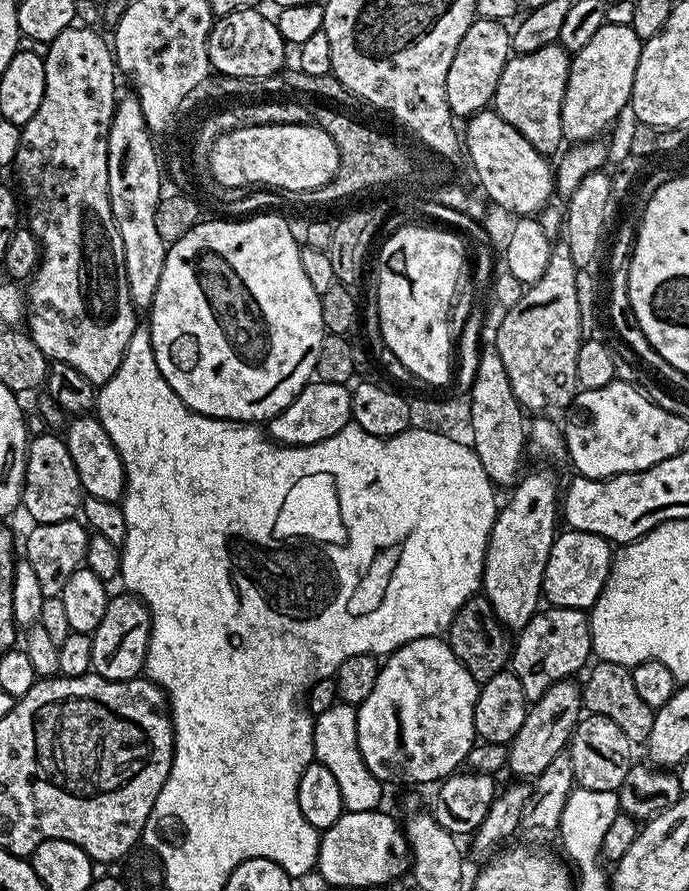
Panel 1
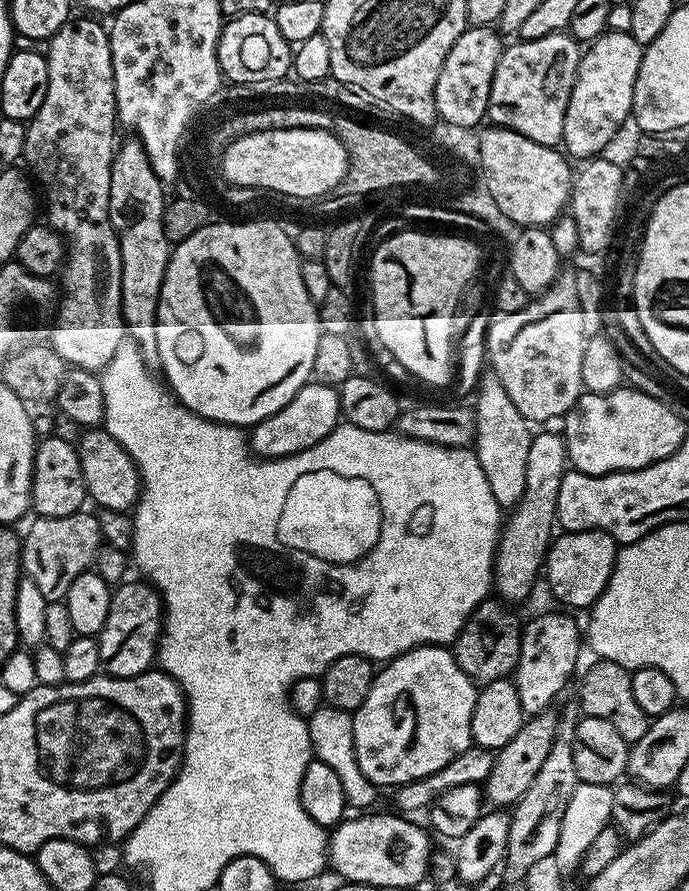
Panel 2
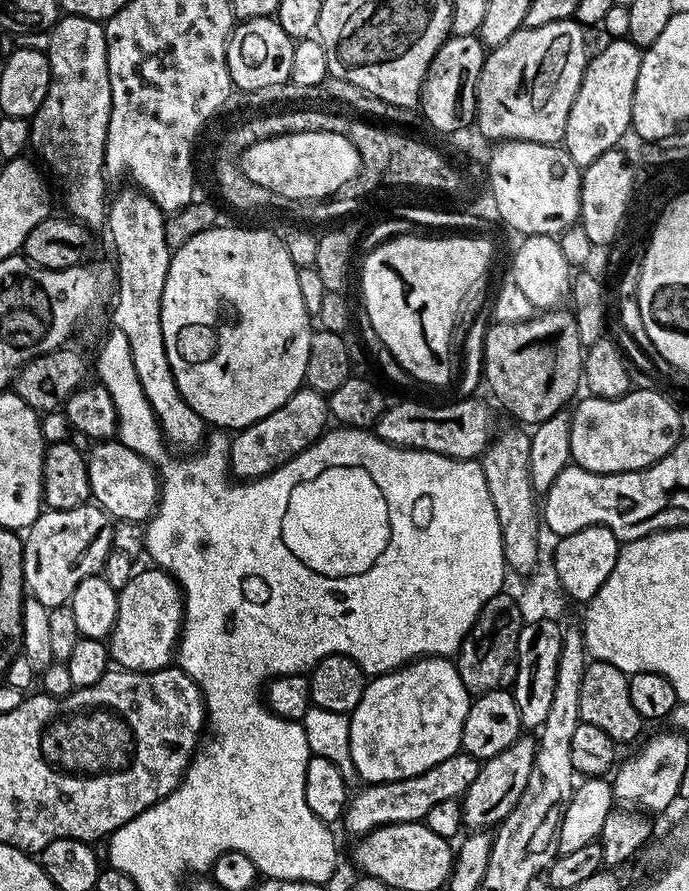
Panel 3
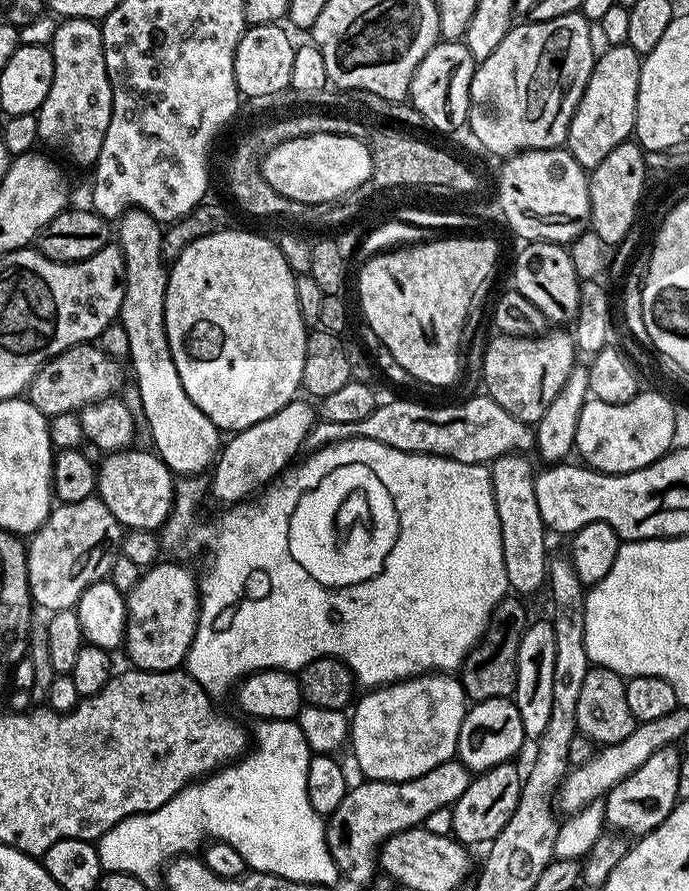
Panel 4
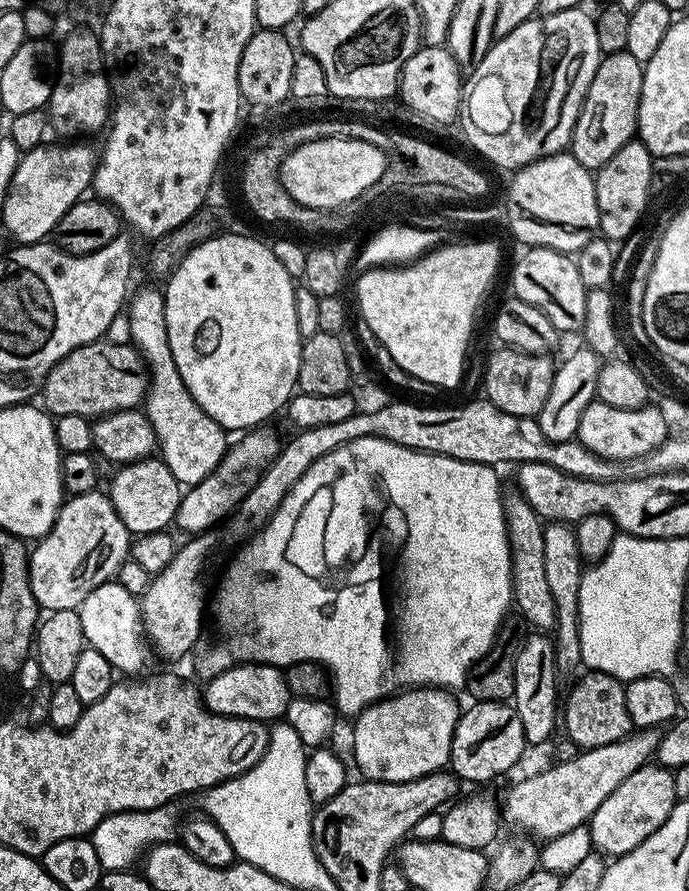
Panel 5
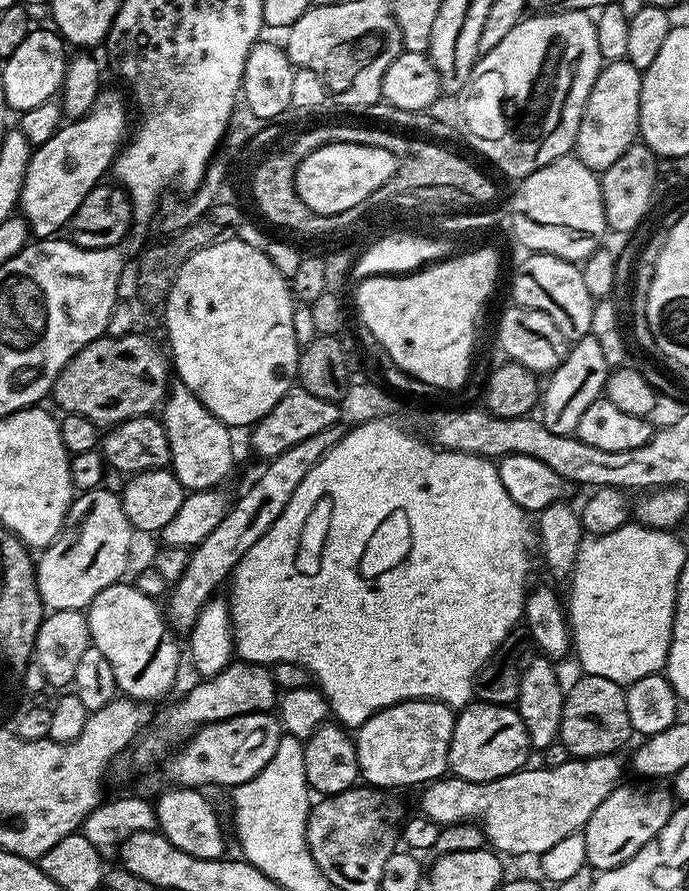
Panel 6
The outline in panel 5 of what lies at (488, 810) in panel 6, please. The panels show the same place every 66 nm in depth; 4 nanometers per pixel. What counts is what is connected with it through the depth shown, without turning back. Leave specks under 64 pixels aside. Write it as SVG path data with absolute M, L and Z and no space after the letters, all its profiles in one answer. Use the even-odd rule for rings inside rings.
M660 728L633 730L618 742L585 749L578 758L559 761L556 766L516 783L502 798L503 821L540 840L553 840L583 827L594 810L618 790L634 770L645 767L653 759L661 735Z

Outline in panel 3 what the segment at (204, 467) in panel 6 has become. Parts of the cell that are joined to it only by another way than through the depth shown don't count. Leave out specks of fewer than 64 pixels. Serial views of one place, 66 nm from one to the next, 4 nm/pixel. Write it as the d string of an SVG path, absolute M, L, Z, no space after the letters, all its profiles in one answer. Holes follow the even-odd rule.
M127 187L113 200L111 197L106 208L106 229L116 251L116 287L111 323L122 330L130 342L130 358L134 358L138 382L142 382L142 390L146 390L146 400L154 410L165 441L173 449L188 454L205 443L206 422L190 407L186 398L182 398L174 370L170 370L170 358L166 358L162 338L162 290L166 290L166 274L170 270L173 253L166 242L166 213L139 188Z

